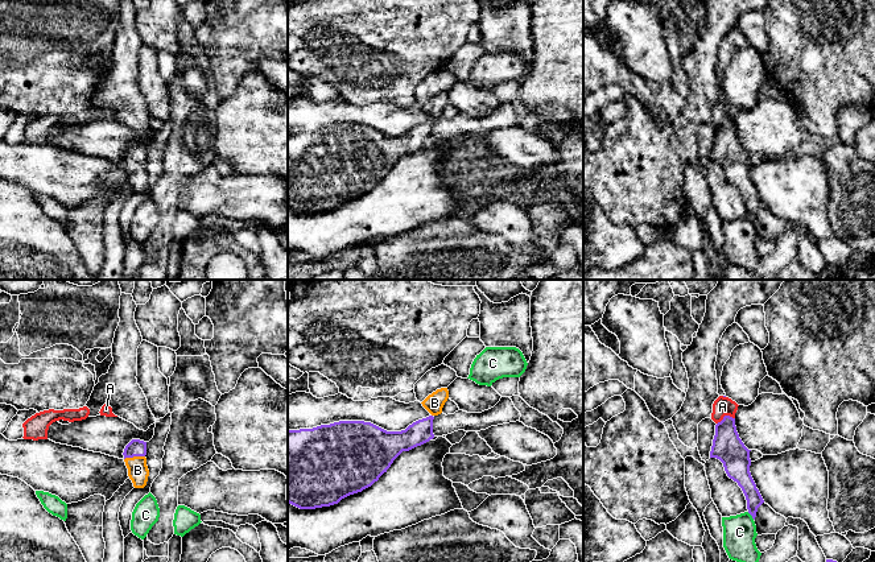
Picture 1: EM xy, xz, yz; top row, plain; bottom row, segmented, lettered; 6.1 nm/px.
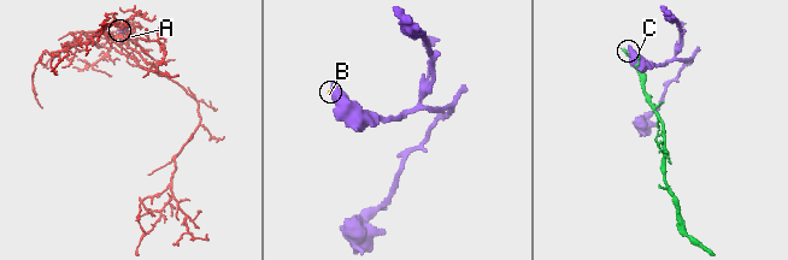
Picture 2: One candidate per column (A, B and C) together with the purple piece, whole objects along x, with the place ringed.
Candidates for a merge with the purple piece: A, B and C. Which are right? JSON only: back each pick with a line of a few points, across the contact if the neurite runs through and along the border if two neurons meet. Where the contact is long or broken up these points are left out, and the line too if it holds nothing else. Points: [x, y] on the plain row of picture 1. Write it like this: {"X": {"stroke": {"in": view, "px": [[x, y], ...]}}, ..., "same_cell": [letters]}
{"B": {"stroke": {"in": "xy", "px": [[136, 152], [133, 160], [137, 174]]}}, "same_cell": ["B"]}

